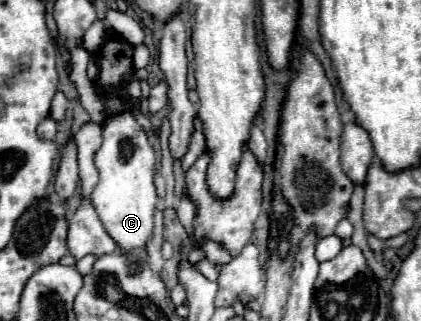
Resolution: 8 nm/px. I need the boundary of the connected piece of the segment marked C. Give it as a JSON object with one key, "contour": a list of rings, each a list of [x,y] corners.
{"contour":[[[128,98],[134,106],[132,112],[116,114],[104,120],[102,136],[104,142],[96,152],[96,168],[100,172],[100,182],[92,192],[94,208],[110,234],[118,244],[122,254],[138,258],[146,252],[146,244],[152,238],[154,210],[156,210],[156,188],[154,188],[154,148],[148,142],[146,132],[136,124],[136,112],[140,110],[140,100]]]}

